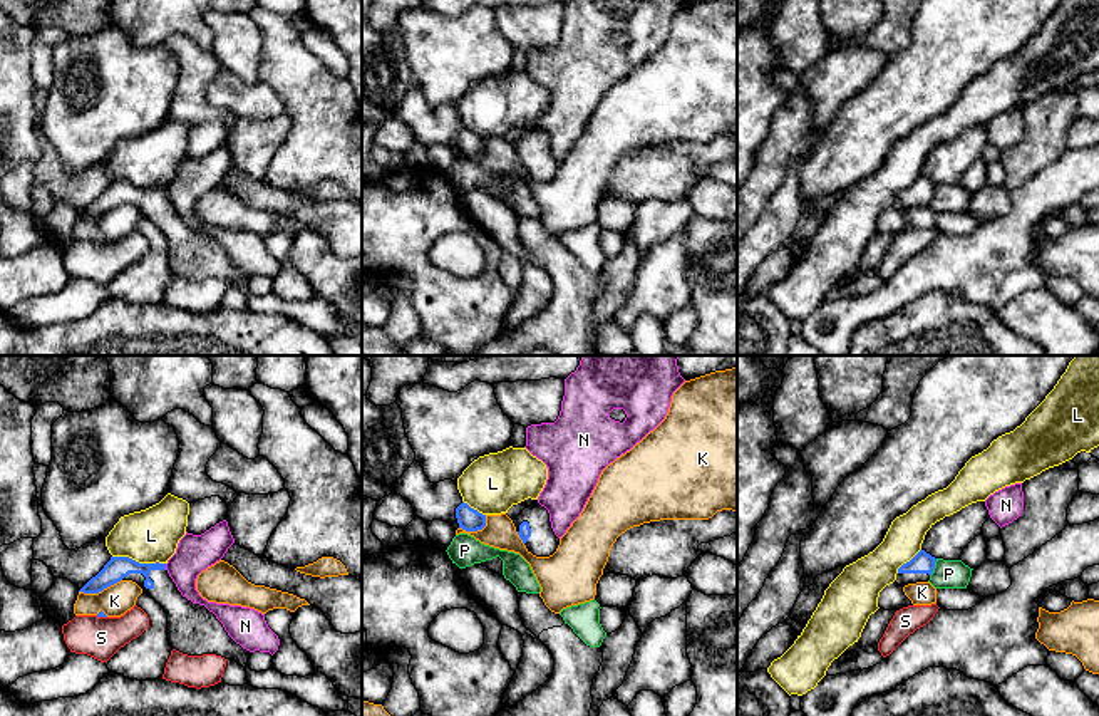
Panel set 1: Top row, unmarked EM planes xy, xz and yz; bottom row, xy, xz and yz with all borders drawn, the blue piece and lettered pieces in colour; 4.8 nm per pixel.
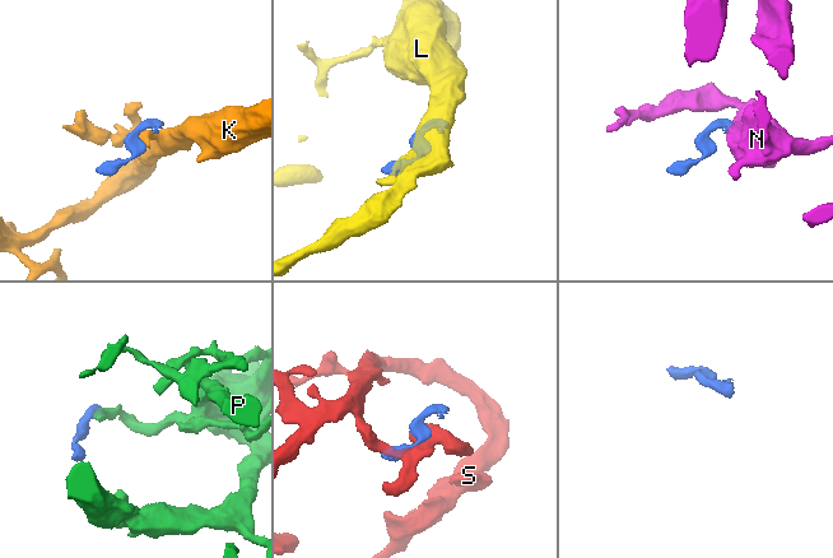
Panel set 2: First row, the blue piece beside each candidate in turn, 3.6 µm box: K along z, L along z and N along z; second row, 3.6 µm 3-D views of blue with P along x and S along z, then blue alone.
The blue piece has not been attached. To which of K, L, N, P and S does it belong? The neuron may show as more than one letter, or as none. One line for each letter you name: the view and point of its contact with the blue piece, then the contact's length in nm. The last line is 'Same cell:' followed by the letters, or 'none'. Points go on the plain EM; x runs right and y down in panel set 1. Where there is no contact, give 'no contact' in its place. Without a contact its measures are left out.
Same cell: none

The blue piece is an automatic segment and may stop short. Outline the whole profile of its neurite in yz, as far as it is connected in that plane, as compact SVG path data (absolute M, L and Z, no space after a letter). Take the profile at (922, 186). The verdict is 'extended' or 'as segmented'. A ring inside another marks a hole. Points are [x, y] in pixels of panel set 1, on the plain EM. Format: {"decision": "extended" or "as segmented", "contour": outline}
{"decision": "extended", "contour": "M920 174L910 186L903 188L896 198L896 208L905 211L908 208L928 206L933 198L936 183Z"}

